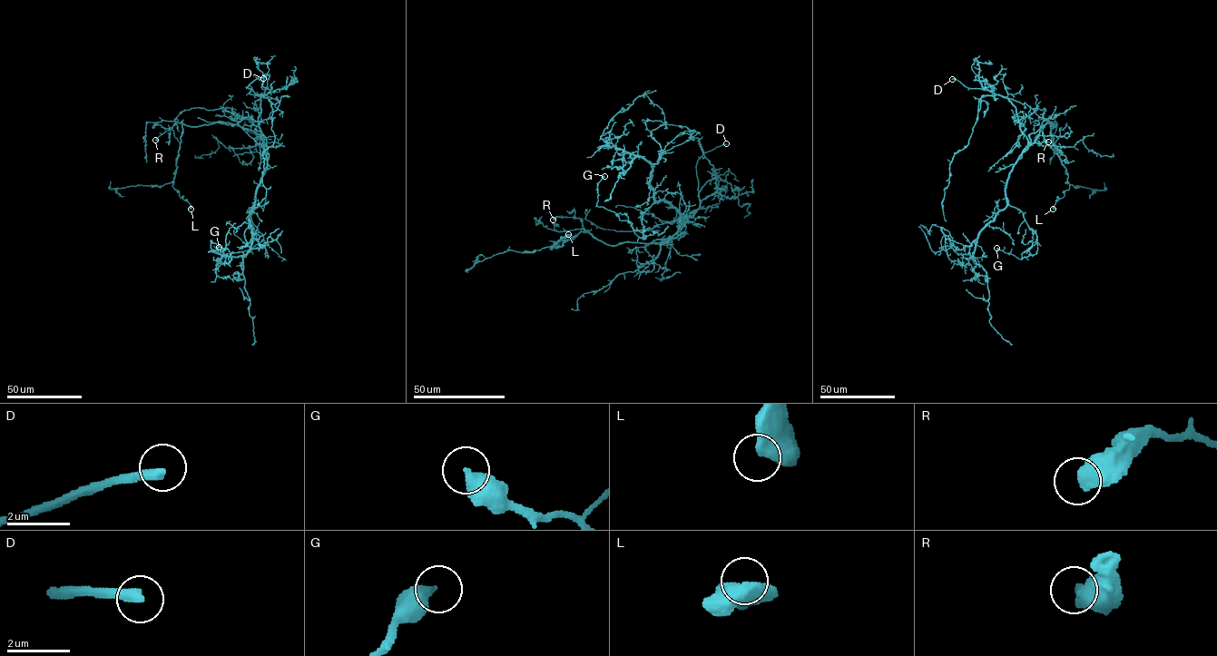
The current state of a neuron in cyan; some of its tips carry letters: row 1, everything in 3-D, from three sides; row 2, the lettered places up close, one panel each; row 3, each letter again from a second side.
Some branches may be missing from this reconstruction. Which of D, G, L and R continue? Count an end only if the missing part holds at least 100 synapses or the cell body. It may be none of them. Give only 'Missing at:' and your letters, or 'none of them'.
Missing at: D

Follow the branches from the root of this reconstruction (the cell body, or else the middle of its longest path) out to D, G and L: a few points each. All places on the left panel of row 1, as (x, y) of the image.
D: (263, 147), (258, 119), (260, 98), (246, 87), (257, 78), (263, 78)
G: (263, 147), (266, 171), (249, 211), (263, 239), (250, 250), (227, 253), (222, 259), (216, 251), (219, 247)
L: (263, 147), (261, 135), (232, 123), (216, 122), (198, 126), (182, 124), (172, 187), (191, 209)

